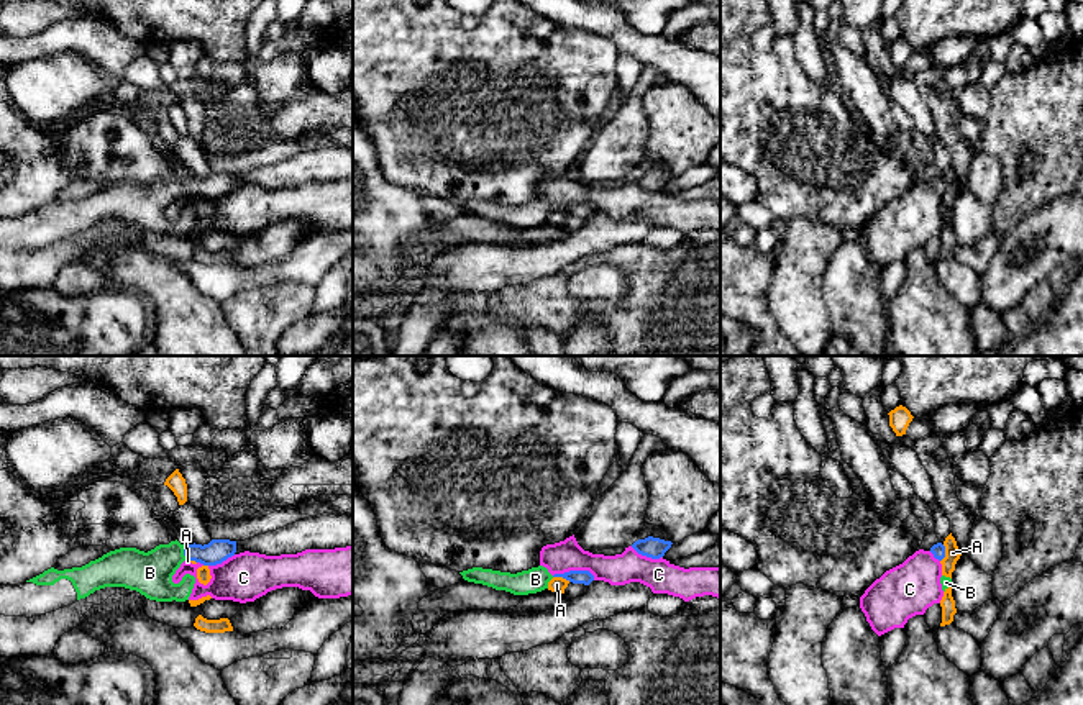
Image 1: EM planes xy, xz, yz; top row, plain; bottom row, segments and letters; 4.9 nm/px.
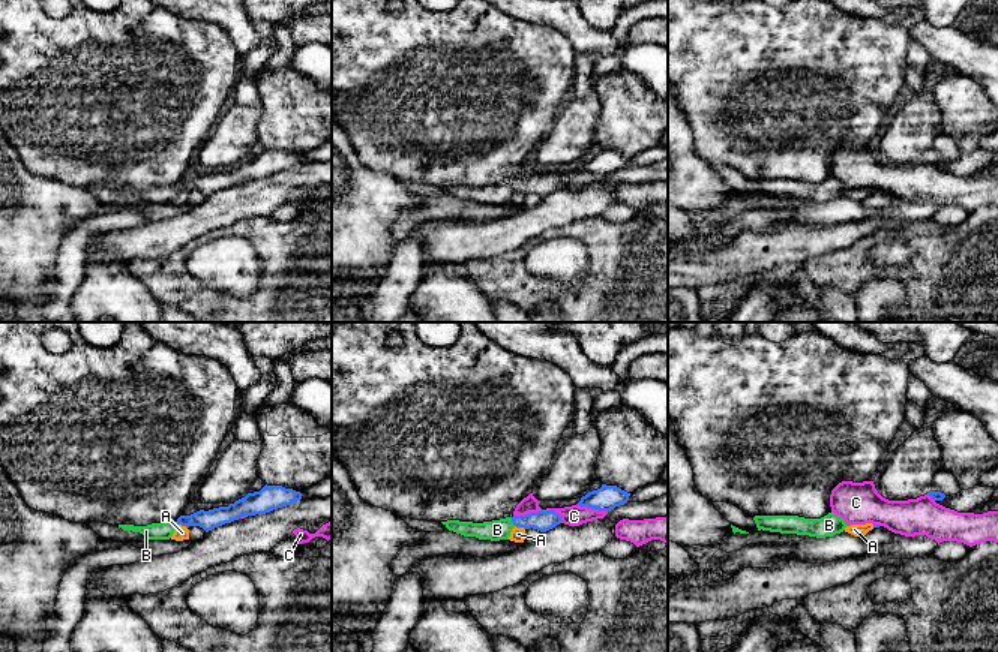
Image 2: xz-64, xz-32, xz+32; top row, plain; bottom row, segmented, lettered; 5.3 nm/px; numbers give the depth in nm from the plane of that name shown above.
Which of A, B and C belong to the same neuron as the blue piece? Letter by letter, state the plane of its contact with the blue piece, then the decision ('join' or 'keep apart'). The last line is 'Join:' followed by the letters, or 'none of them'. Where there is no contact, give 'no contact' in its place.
A: xz | keep apart
B: xy | join
C: xz | keep apart
Join: B

